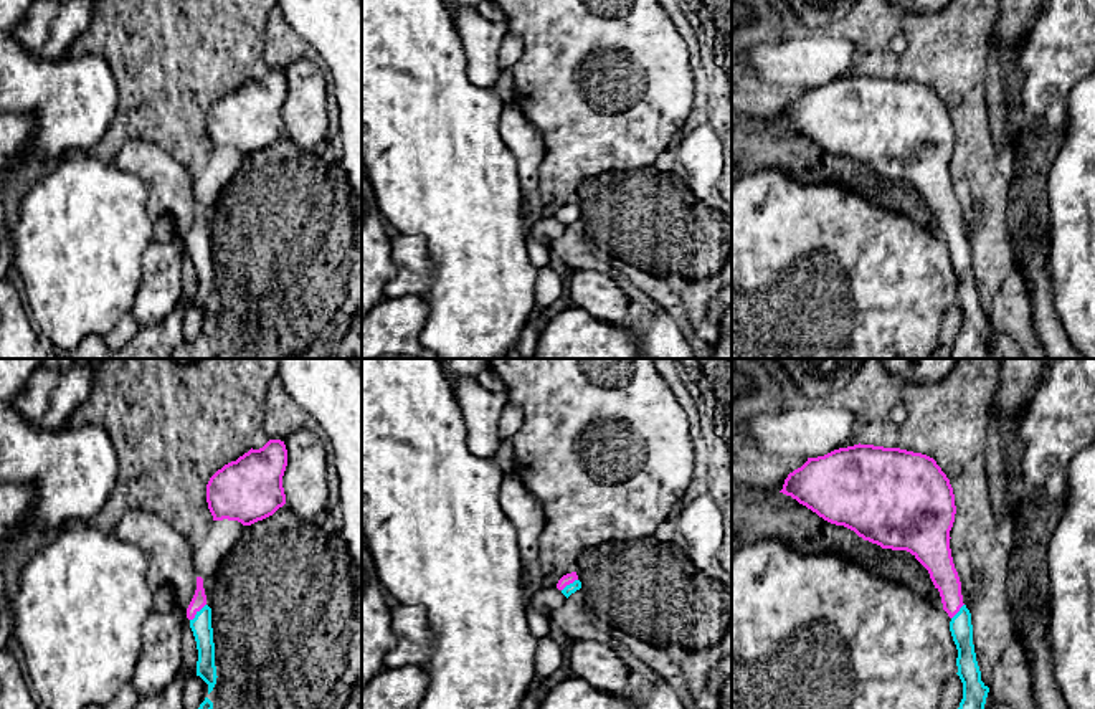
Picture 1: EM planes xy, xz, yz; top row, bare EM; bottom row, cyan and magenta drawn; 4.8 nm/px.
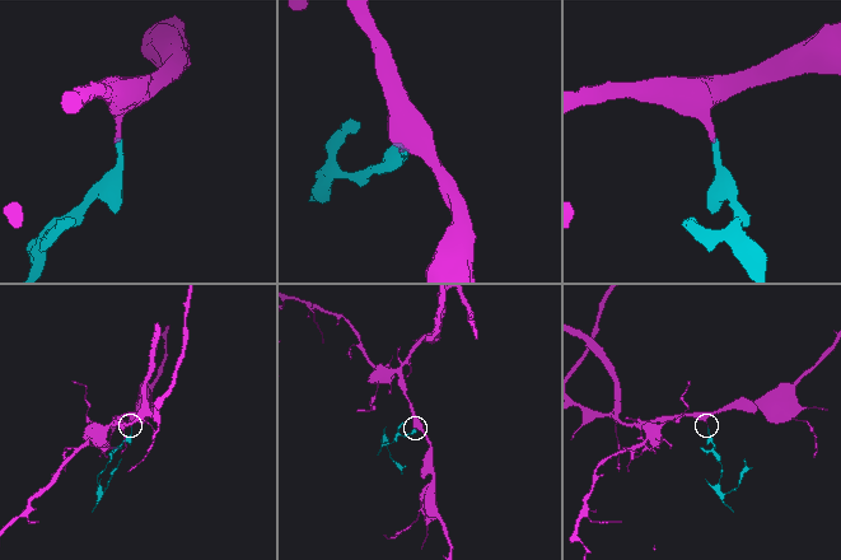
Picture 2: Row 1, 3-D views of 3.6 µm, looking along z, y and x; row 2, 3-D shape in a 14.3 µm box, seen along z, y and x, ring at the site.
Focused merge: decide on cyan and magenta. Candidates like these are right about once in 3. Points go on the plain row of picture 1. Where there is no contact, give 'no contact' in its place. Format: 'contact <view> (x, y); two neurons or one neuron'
contact xy (199, 242); one neuron

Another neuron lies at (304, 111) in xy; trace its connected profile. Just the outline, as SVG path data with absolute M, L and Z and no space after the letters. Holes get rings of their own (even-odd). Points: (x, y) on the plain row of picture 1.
M301 58L284 69L287 96L282 106L286 136L302 150L312 152L327 139L327 79L317 63Z

